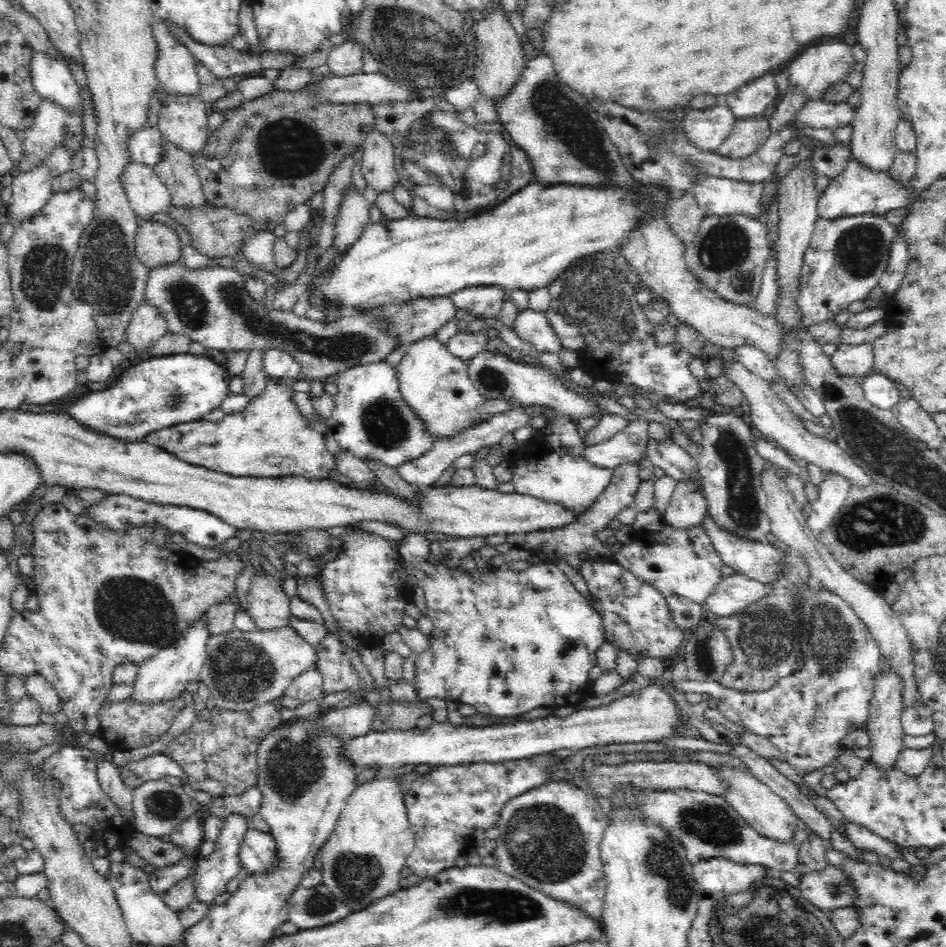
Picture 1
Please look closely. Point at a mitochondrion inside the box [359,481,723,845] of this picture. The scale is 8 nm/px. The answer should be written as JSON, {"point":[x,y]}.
{"point":[703,659]}

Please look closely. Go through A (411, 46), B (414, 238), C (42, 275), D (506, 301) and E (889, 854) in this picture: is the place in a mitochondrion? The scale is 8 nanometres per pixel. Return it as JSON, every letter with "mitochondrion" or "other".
{"A":"mitochondrion","B":"other","C":"mitochondrion","D":"other","E":"other"}

